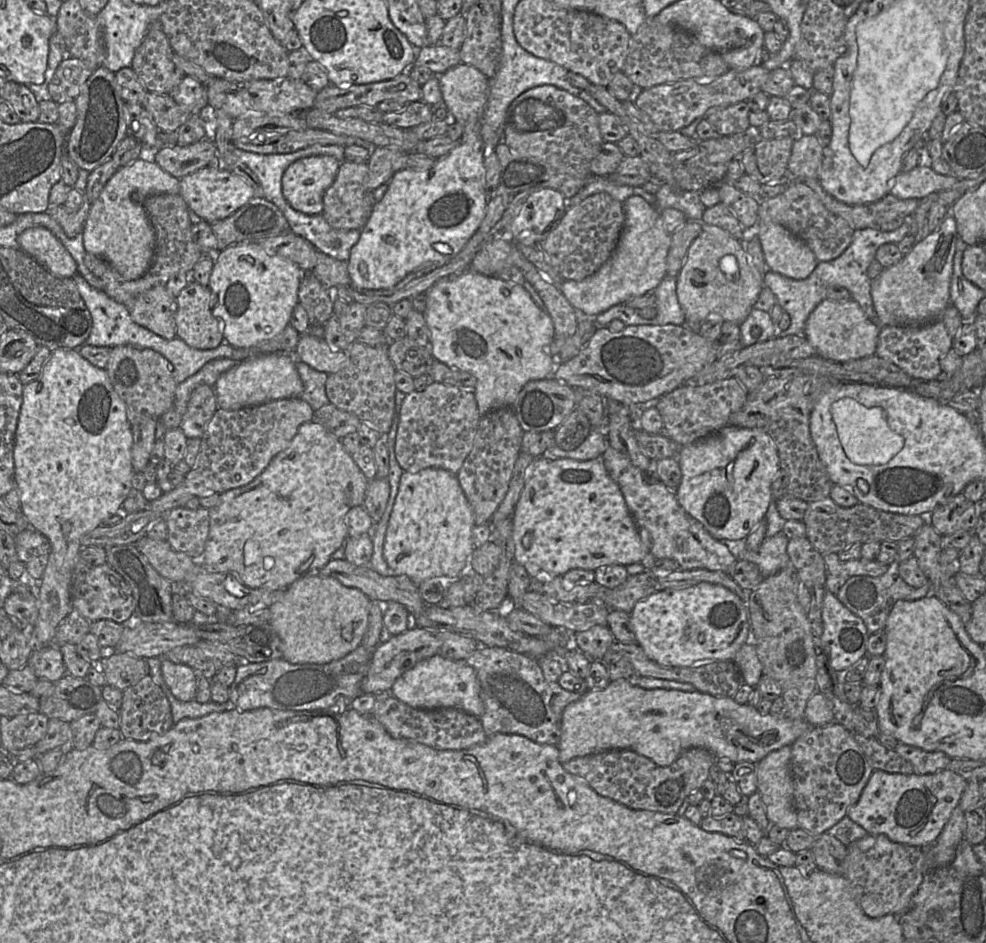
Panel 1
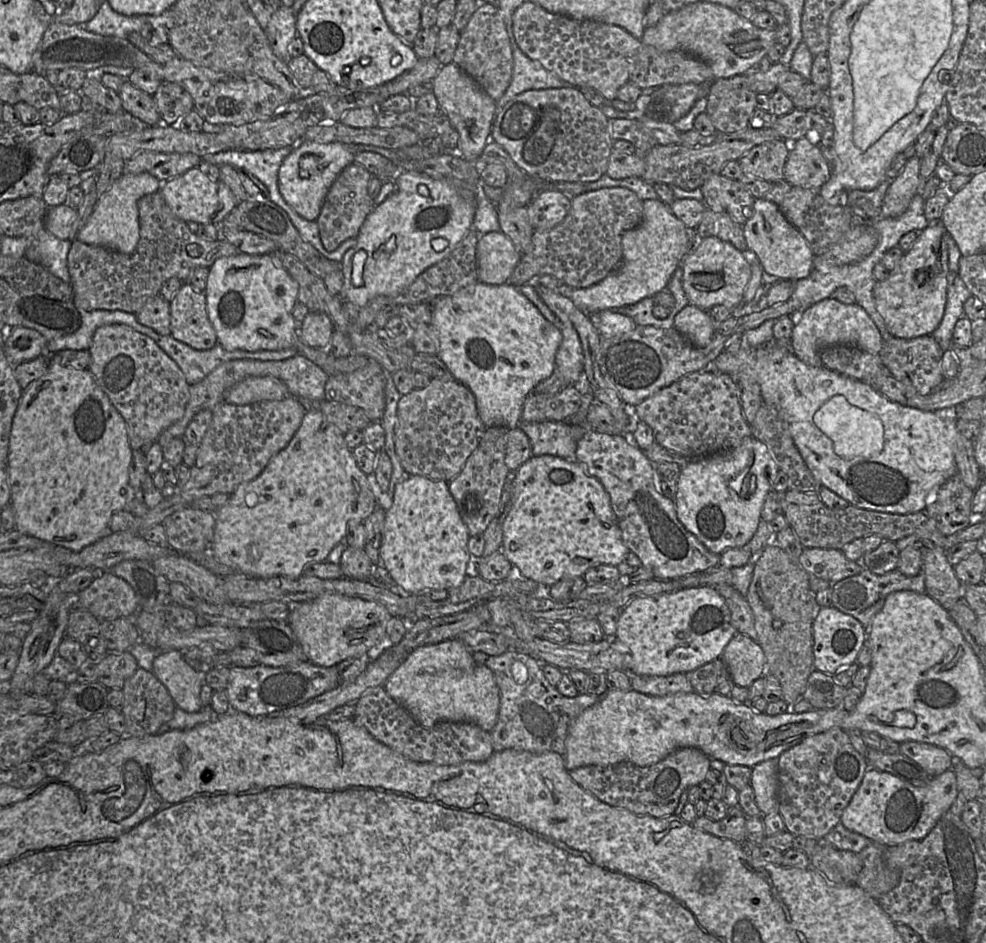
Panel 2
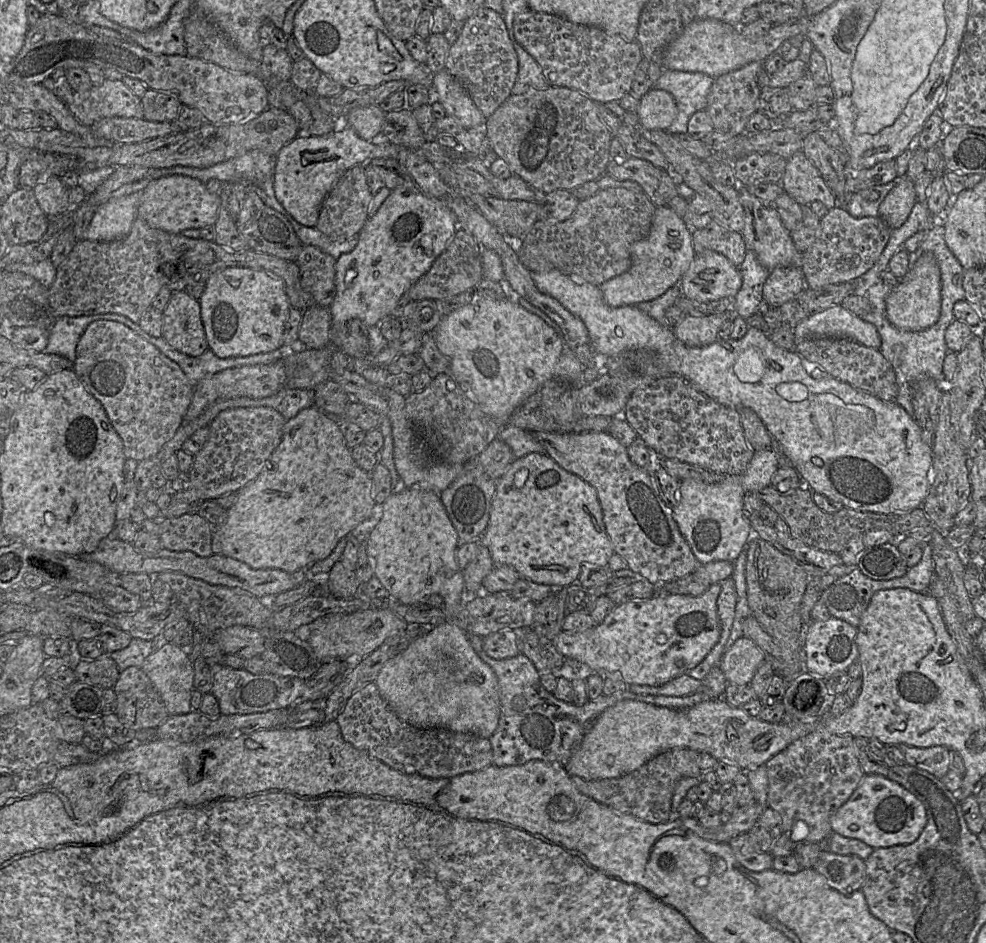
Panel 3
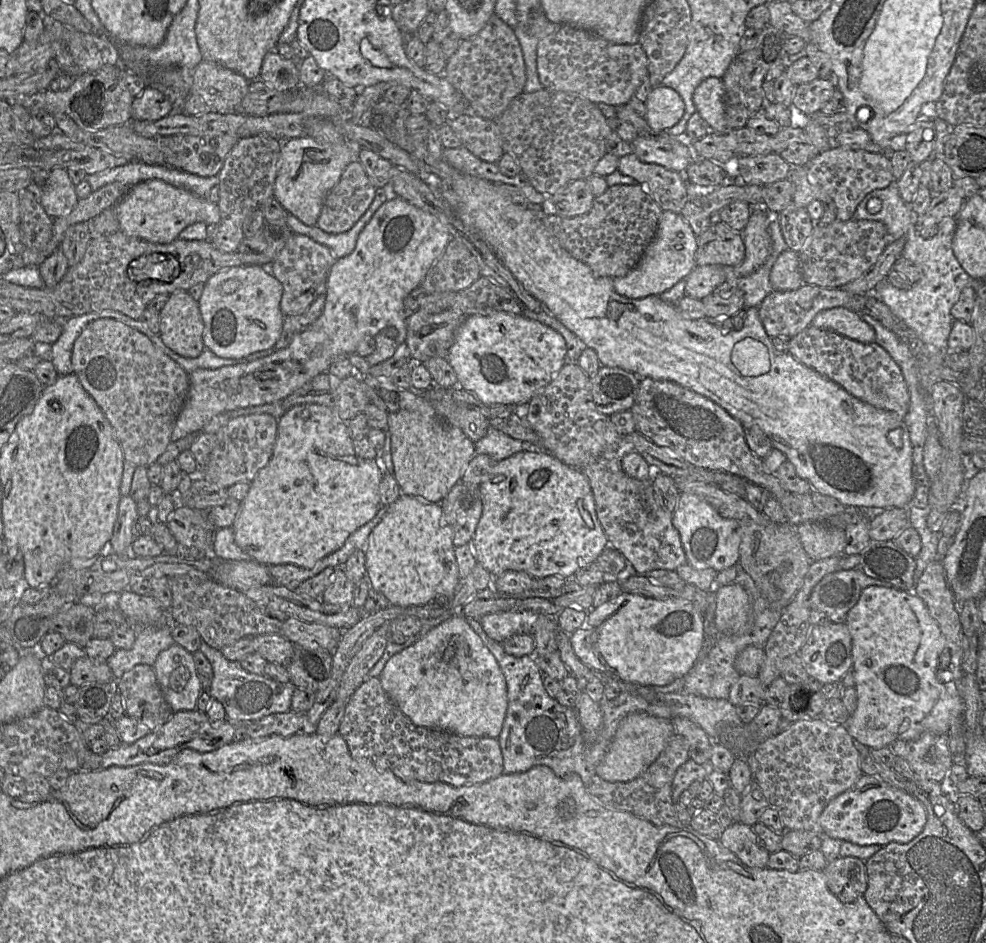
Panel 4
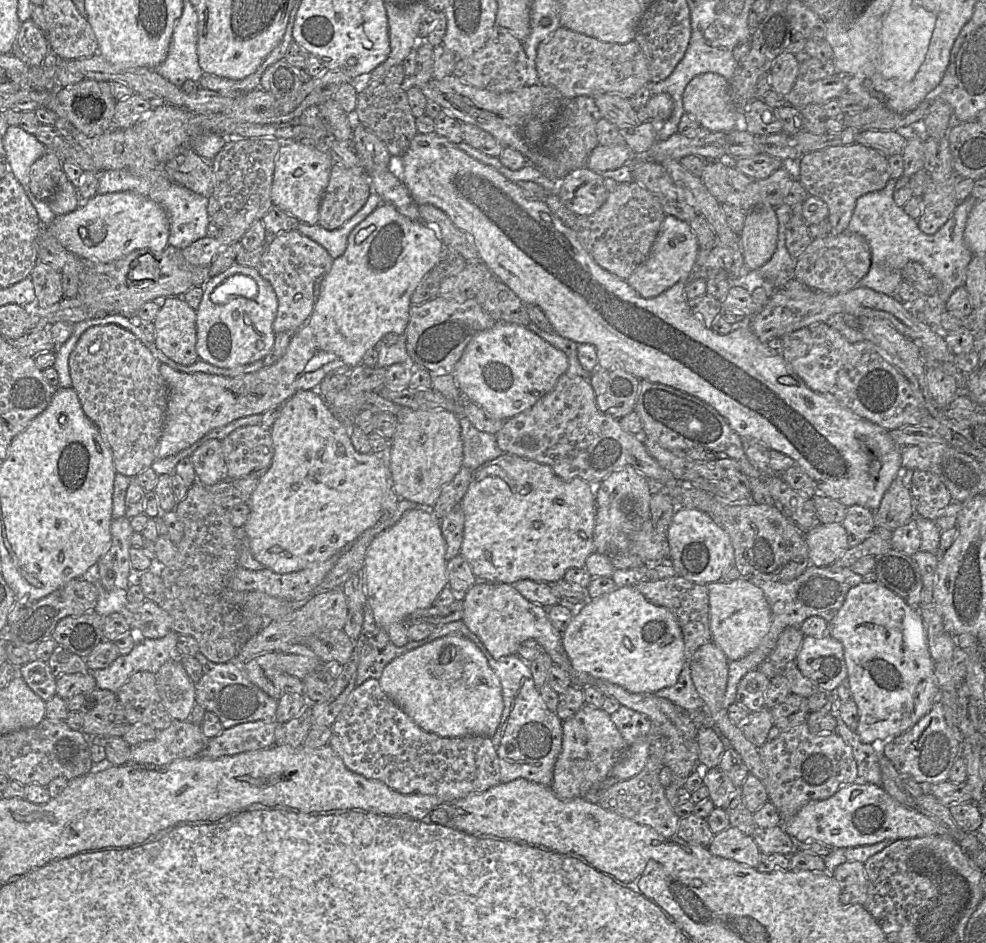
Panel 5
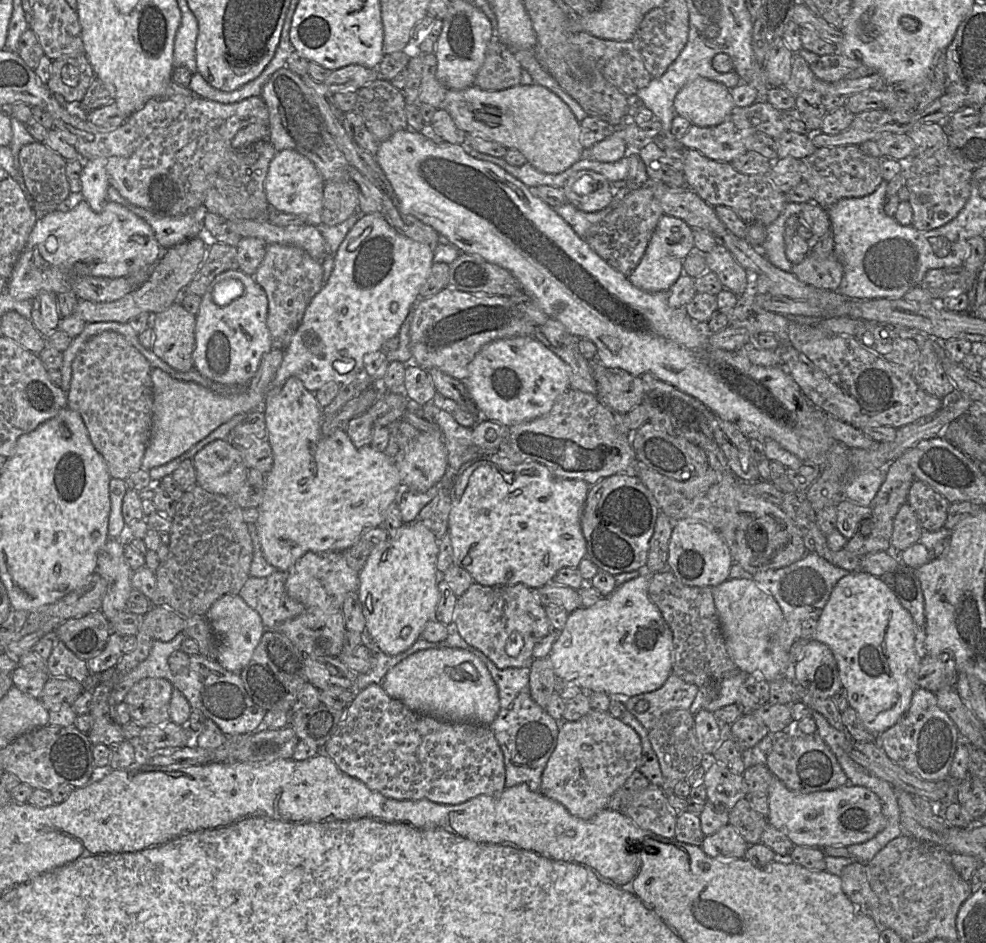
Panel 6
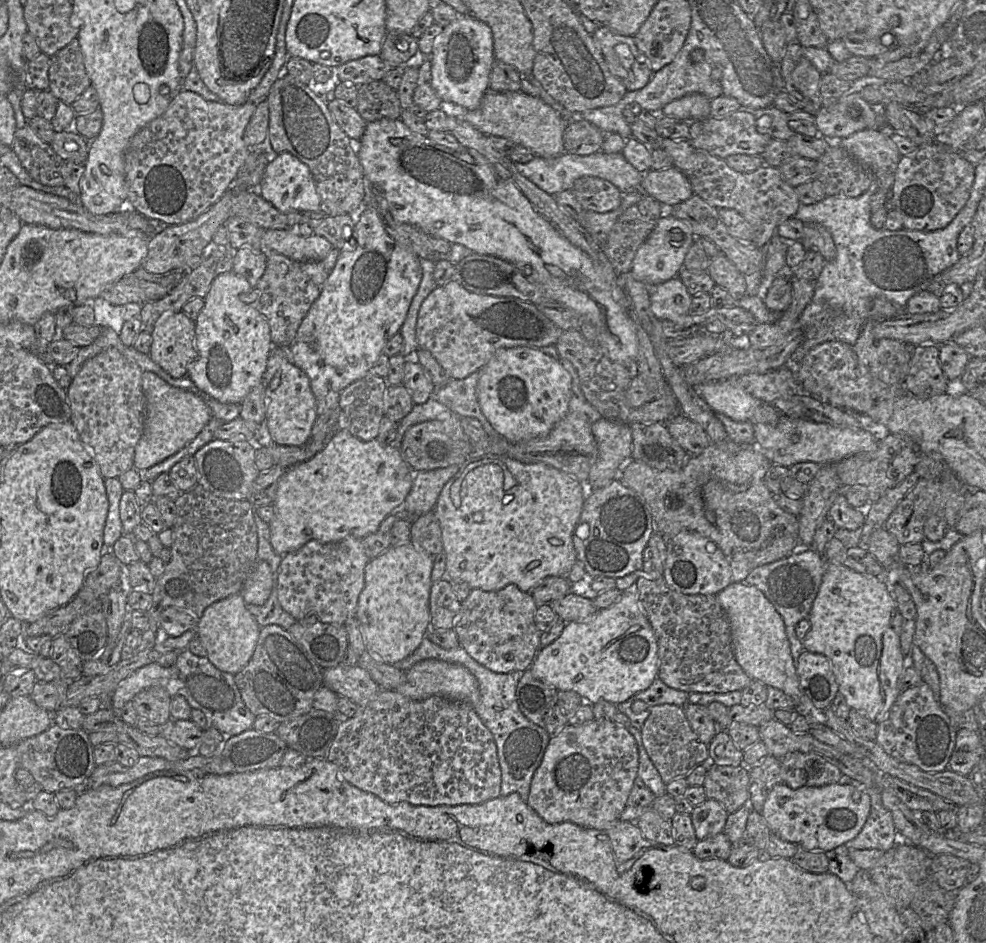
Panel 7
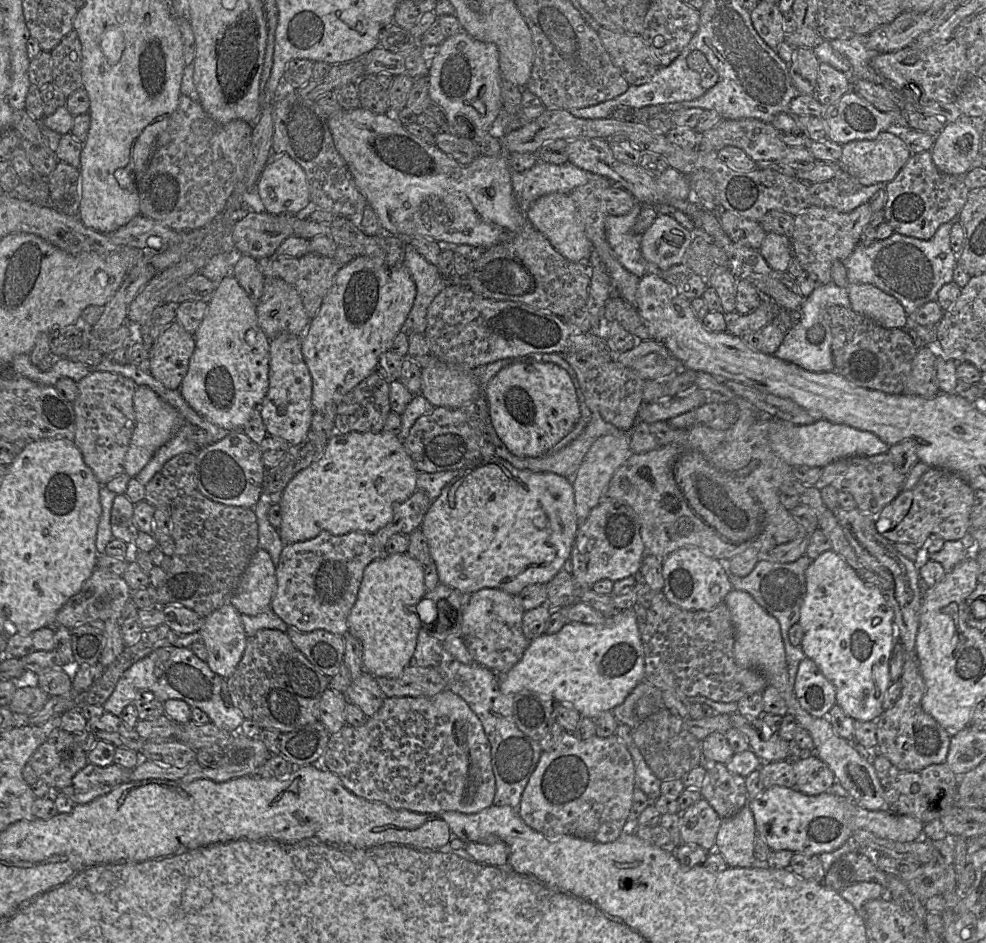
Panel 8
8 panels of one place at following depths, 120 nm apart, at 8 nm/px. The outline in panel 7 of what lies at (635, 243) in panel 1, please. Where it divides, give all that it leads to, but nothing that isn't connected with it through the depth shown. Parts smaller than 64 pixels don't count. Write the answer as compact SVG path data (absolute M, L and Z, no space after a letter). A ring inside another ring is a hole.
M665 212L647 237L638 248L630 273L647 286L655 286L671 278L677 277L683 269L683 261L695 236L691 227L685 221Z

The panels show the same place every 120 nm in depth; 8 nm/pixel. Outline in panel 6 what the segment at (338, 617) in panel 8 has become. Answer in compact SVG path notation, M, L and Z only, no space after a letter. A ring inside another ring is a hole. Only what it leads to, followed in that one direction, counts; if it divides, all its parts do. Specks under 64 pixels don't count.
M345 551L325 553L307 552L287 571L285 584L288 595L302 603L306 609L323 612L342 610L344 599L349 592L358 591L359 573L348 565Z

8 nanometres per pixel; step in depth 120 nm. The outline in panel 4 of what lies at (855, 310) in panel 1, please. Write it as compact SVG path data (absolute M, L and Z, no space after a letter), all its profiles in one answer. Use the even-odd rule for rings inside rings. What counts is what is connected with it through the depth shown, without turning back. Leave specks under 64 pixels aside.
M835 307L823 310L814 317L811 325L832 330L861 343L875 342L874 329L850 308Z

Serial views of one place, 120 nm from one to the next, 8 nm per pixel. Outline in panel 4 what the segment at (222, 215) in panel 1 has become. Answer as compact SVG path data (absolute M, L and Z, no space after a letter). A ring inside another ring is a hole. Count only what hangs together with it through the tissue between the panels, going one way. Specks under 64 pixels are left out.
M151 179L131 186L114 206L114 211L120 224L120 232L158 244L171 243L178 238L182 230L194 223L204 222L209 225L218 224L220 221L217 203L159 179Z

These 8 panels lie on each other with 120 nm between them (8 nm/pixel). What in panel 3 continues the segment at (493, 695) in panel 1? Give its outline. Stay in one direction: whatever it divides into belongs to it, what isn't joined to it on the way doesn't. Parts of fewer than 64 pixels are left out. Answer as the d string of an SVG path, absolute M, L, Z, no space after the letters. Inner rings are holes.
M469 634L469 641L476 654L492 668L498 679L501 713L498 726L489 740L492 746L493 765L499 767L523 765L531 760L557 762L565 766L597 718L606 709L624 699L671 709L690 708L711 699L702 691L686 696L666 696L635 694L627 689L612 695L602 694L597 699L589 699L586 704L577 706L561 701L548 692L541 683L540 672L524 654L494 659L485 653L481 636Z

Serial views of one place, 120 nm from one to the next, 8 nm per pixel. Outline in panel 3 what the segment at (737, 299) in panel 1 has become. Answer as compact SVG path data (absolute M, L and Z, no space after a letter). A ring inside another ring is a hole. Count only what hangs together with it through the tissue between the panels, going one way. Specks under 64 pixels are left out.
M715 251L696 254L680 280L681 293L699 302L734 297L742 285L737 266Z

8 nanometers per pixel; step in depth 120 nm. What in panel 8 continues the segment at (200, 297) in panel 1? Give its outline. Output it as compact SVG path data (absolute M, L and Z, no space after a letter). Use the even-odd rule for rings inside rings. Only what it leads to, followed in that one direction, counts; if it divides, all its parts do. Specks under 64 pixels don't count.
M175 320L156 339L149 354L148 371L167 389L179 389L194 348L194 336Z

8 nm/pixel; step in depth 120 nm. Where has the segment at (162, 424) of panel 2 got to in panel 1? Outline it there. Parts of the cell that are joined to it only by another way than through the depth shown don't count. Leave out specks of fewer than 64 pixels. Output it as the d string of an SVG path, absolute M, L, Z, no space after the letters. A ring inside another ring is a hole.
M131 345L114 346L111 347L105 370L115 391L126 404L127 418L131 425L145 416L160 420L172 407L178 384L173 376L173 364L159 352Z

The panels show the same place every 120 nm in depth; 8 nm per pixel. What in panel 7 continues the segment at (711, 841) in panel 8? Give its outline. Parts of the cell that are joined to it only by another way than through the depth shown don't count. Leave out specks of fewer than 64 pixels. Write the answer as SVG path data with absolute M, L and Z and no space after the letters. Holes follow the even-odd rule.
M707 798L702 804L694 807L690 817L698 841L722 833L728 816L724 807L712 799Z

